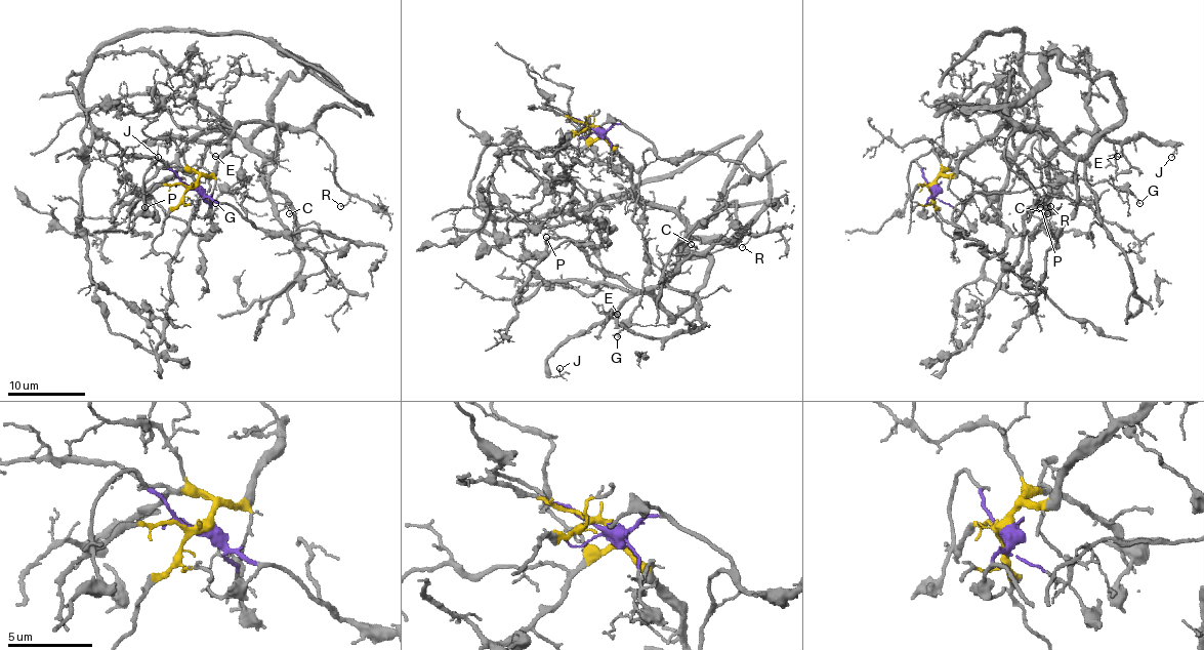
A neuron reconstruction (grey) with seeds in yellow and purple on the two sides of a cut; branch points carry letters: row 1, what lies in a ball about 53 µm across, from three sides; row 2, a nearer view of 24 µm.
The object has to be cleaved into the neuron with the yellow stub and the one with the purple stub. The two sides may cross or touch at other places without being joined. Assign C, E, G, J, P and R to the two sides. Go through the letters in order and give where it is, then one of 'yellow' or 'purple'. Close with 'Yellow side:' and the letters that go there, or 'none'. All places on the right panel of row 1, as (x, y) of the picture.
C: at (1047, 213); yellow
E: at (1117, 156); yellow
G: at (1139, 203); purple
J: at (1171, 157); yellow
P: at (1040, 207); yellow
R: at (1050, 206); yellow
Yellow side: C, E, J, P, R

